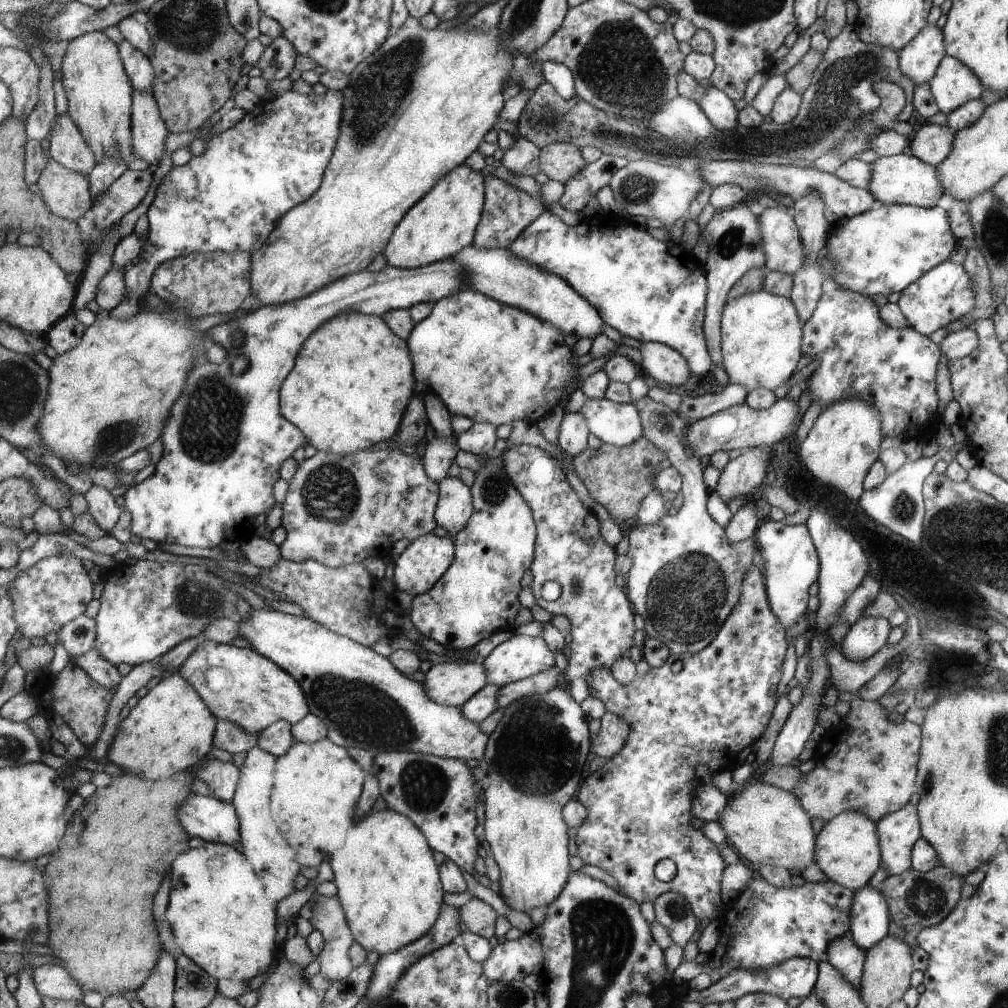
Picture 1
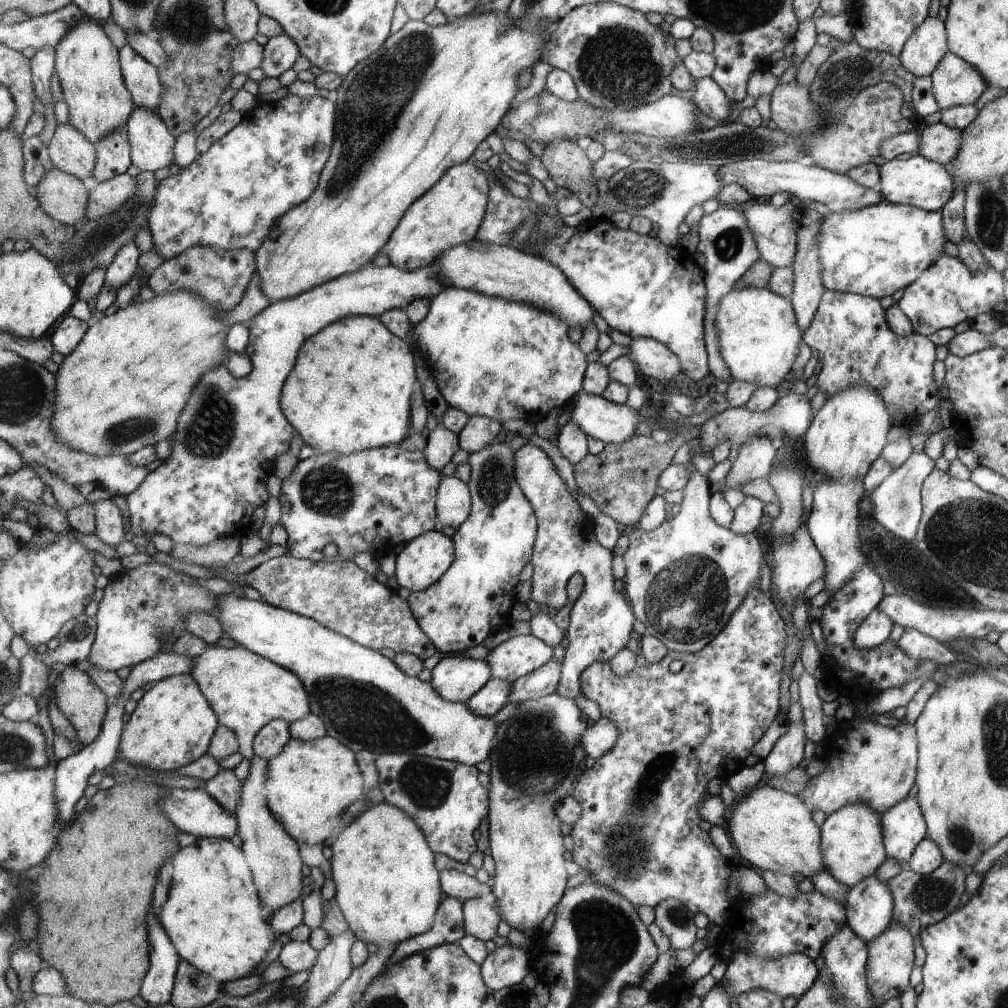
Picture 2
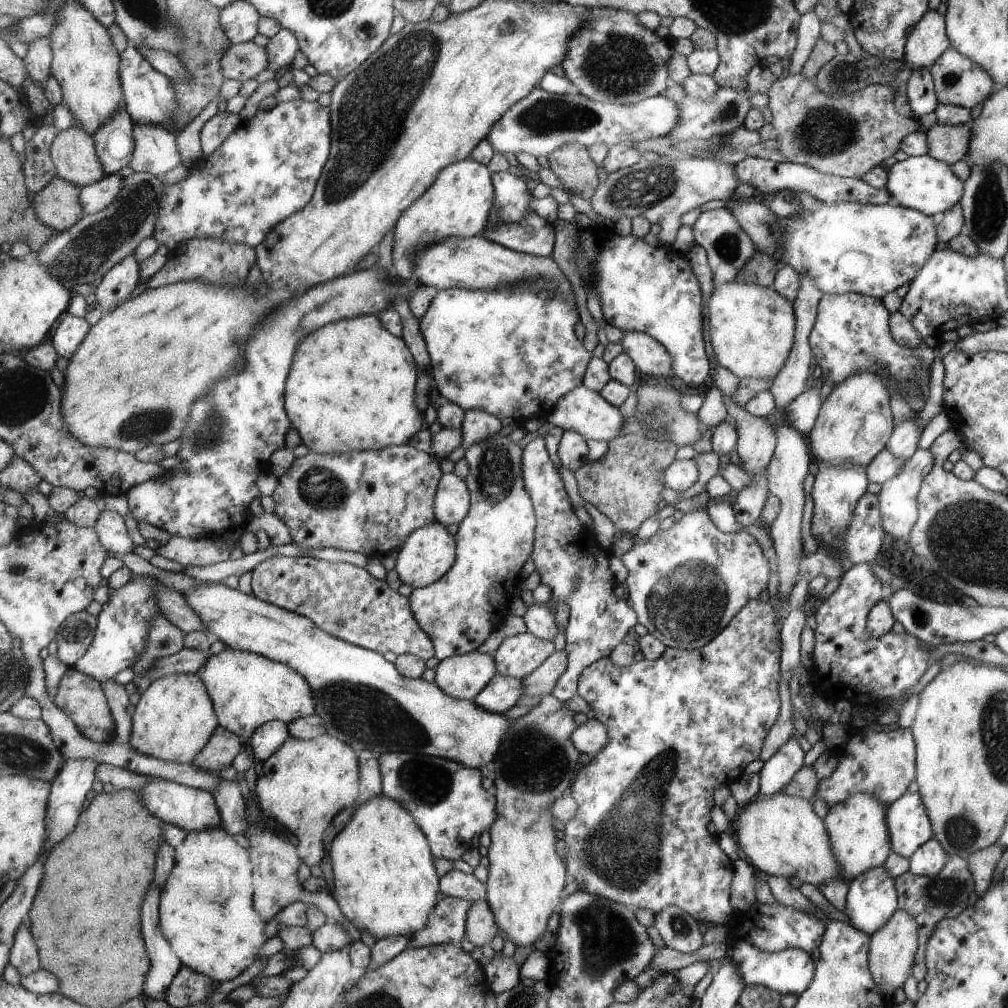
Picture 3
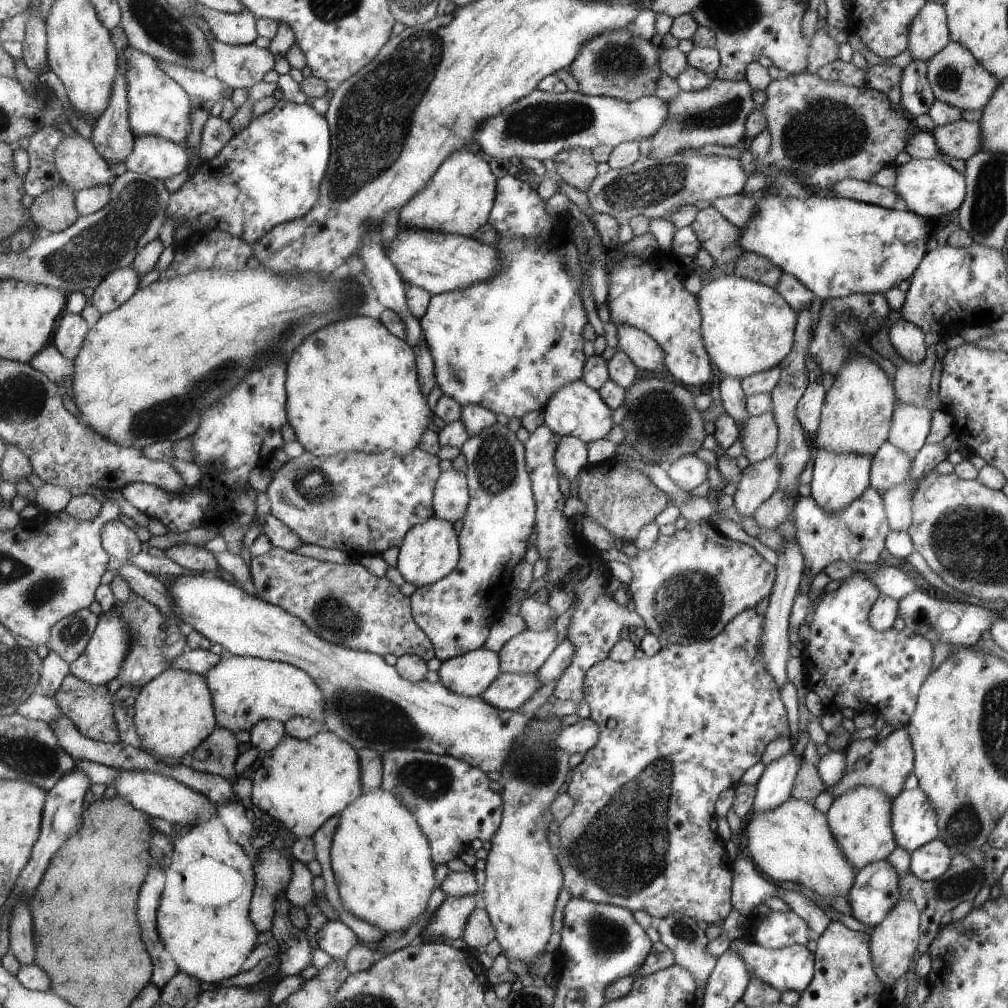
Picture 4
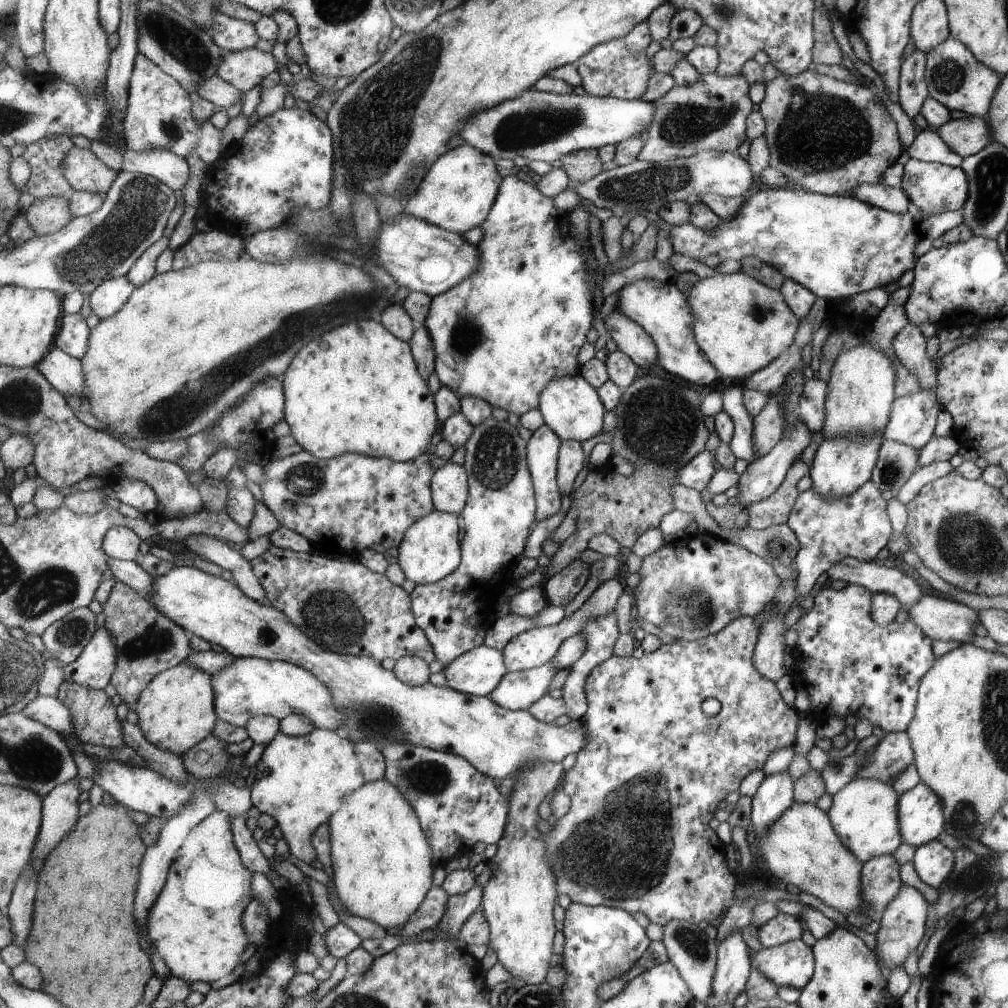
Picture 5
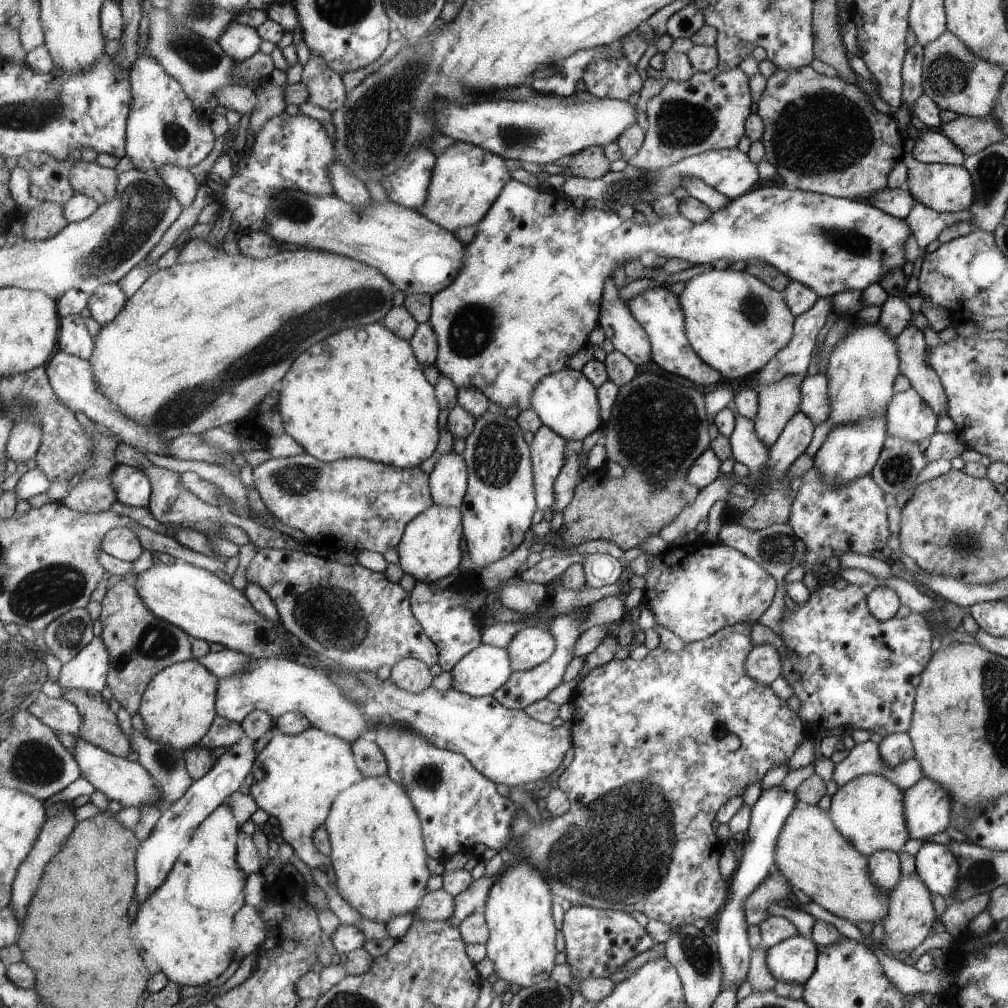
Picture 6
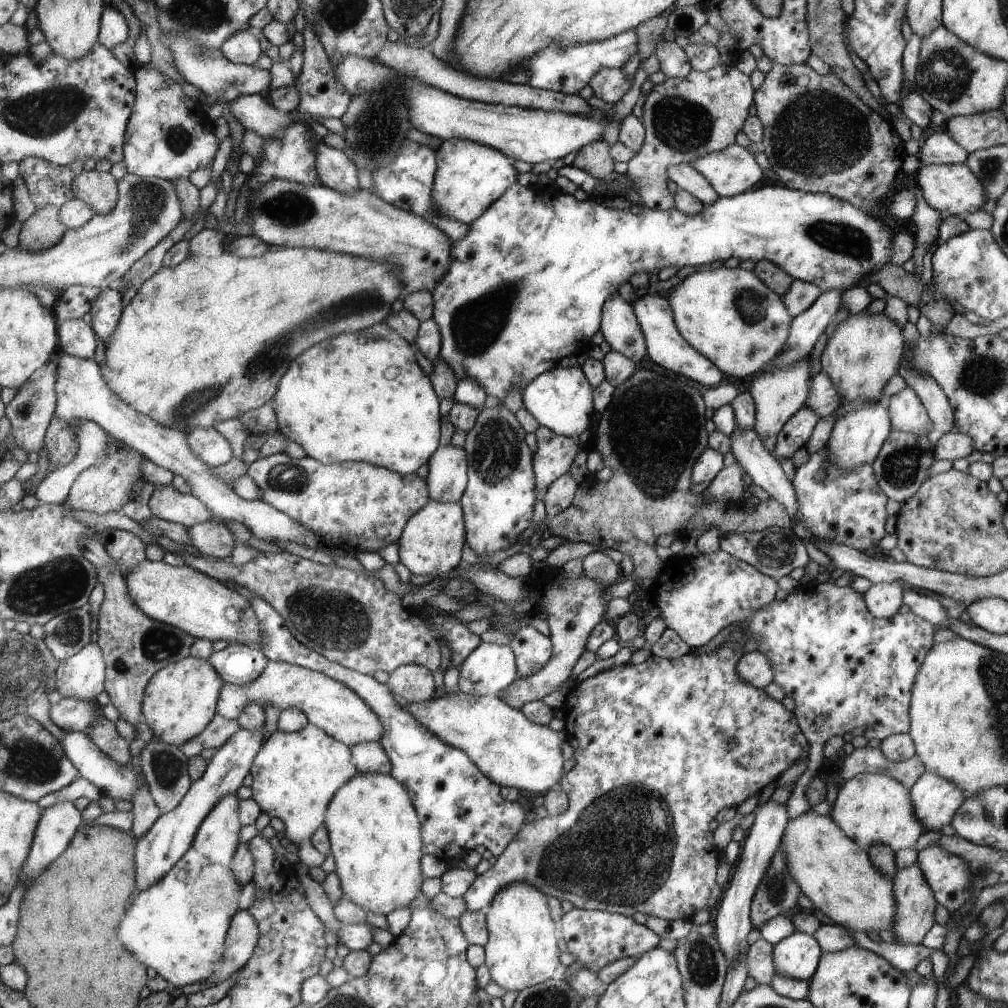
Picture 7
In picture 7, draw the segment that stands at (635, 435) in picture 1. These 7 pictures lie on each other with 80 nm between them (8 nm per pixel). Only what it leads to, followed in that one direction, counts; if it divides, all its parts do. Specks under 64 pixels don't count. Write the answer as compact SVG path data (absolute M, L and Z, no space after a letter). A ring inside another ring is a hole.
M552 366L549 371L532 380L521 394L524 406L543 426L563 436L577 437L594 426L593 387L582 368Z

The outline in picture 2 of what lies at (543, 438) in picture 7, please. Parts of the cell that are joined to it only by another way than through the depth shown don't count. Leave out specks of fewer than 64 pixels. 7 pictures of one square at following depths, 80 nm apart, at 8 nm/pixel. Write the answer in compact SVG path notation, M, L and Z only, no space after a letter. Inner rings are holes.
M529 442L517 443L516 477L536 510L538 537L532 554L533 575L531 598L543 609L554 613L569 602L567 584L571 576L581 574L585 588L574 602L565 644L562 677L558 686L561 696L575 699L582 692L581 675L593 663L608 662L629 640L632 608L615 592L611 576L611 551L595 542L592 519L583 513L577 498L569 492L549 454Z

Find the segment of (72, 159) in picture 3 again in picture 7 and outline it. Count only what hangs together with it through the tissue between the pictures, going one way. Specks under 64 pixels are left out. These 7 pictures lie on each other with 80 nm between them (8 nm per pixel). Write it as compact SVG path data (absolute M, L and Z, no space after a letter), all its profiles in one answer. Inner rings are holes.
M110 170L83 171L74 180L74 189L76 196L88 202L96 214L110 213L120 197L119 180Z

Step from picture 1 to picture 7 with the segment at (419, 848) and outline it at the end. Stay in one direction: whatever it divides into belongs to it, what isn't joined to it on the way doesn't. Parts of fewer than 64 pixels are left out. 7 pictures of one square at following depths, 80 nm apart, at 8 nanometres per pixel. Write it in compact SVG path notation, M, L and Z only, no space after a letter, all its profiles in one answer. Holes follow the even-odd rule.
M383 773L359 774L347 786L341 787L329 806L327 828L335 858L336 874L339 876L343 896L355 901L365 910L386 917L401 907L409 907L421 894L425 882L422 871L424 842L420 816L415 808L412 795L393 775Z

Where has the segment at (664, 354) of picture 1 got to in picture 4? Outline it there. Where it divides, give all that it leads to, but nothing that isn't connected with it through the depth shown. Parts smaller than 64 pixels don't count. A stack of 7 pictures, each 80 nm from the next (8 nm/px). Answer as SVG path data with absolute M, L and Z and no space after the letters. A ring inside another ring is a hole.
M617 325L616 350L624 352L637 369L660 372L665 366L660 345L648 333L627 325Z

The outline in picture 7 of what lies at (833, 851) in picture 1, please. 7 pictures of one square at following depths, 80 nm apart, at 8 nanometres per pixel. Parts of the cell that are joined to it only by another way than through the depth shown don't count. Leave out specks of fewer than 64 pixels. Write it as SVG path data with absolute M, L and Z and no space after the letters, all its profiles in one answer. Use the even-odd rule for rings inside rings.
M859 773L843 781L828 815L865 852L877 843L894 851L912 848L918 836L925 832L915 818L911 789L883 773Z

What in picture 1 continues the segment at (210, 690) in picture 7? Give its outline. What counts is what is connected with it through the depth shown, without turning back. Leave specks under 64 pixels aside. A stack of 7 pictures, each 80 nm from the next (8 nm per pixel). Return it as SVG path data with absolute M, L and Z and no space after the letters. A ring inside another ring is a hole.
M179 672L163 676L118 726L108 761L151 780L171 778L209 756L218 718Z

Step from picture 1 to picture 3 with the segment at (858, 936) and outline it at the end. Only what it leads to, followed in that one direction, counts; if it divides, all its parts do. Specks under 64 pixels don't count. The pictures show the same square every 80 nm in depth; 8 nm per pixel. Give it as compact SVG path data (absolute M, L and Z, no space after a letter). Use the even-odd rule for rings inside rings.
M882 865L863 871L855 879L851 879L847 886L846 903L843 912L847 916L848 922L866 935L871 936L877 929L880 929L891 914L895 912L895 909L898 908L893 879L889 877L888 872L885 871Z

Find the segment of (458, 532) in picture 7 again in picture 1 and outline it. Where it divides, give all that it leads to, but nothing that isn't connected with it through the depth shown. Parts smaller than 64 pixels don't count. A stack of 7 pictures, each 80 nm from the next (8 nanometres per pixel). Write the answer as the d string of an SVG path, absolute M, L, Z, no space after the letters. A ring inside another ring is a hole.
M429 533L415 539L412 545L395 561L396 573L393 582L396 589L403 590L413 597L429 592L452 567L455 559L456 543L451 536L439 537Z

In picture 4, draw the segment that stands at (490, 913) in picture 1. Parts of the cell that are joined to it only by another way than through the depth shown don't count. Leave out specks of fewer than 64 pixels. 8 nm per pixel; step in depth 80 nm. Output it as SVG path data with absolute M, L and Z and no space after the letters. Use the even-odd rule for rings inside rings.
M481 904L470 916L462 940L470 949L483 949L496 939L496 928L487 909Z

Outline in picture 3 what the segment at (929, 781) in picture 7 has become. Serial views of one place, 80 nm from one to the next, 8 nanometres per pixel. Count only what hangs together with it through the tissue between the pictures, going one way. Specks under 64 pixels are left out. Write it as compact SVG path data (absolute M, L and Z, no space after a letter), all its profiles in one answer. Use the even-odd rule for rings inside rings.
M904 792L885 808L891 852L908 859L920 844L933 837L932 824L919 792Z

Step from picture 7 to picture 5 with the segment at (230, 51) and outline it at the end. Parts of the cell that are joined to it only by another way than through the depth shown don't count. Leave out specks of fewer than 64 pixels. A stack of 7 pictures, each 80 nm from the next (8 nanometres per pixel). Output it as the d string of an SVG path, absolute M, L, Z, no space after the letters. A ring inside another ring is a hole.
M221 12L215 13L212 20L214 23L210 31L211 35L224 51L255 48L255 44L259 42L260 37L255 28L256 24Z

